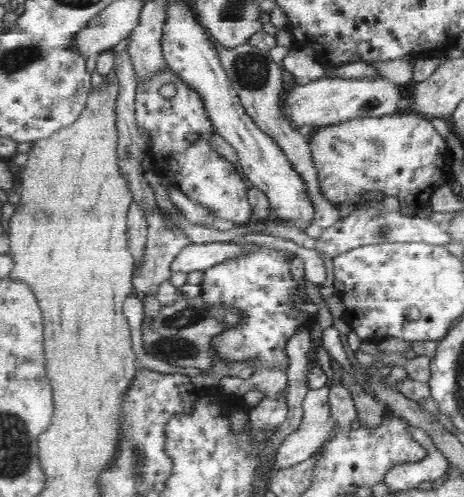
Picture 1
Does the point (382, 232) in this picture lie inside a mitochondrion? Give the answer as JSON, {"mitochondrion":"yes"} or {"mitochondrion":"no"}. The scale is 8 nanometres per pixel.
{"mitochondrion":"yes"}

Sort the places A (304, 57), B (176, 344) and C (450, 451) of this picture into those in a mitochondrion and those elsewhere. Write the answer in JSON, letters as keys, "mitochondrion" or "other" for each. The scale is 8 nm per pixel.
{"A":"other","B":"mitochondrion","C":"other"}

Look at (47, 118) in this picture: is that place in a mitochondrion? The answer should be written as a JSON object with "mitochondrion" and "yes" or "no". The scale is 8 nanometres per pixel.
{"mitochondrion":"no"}

